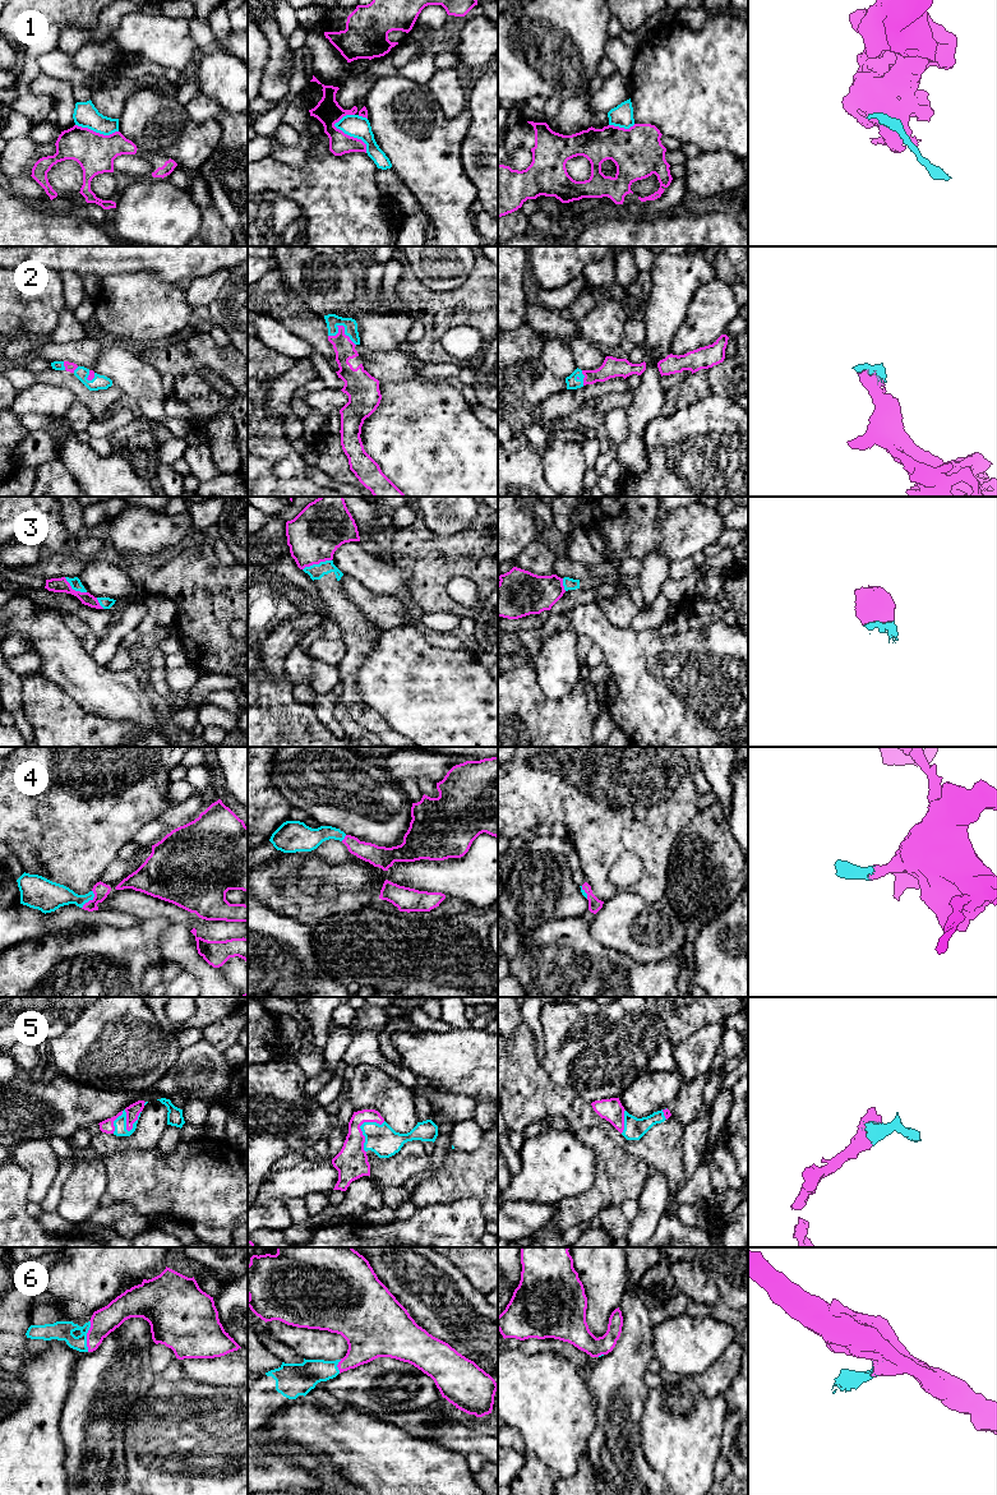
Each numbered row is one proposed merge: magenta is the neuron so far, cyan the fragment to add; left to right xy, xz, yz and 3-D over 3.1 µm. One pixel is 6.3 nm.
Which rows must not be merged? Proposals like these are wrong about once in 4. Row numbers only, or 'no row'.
1

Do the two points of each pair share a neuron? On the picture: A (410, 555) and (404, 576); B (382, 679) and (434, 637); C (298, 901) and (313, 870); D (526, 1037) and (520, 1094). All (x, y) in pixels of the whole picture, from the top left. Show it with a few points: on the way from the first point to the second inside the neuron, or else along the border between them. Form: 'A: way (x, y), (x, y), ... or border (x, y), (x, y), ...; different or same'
A: border (395, 563), (406, 567), (412, 577); different
B: border (425, 631), (425, 636), (437, 645), (460, 647); different
C: border (303, 861), (292, 880), (304, 890), (332, 895); different
D: way (520, 1051), (520, 1080); same

